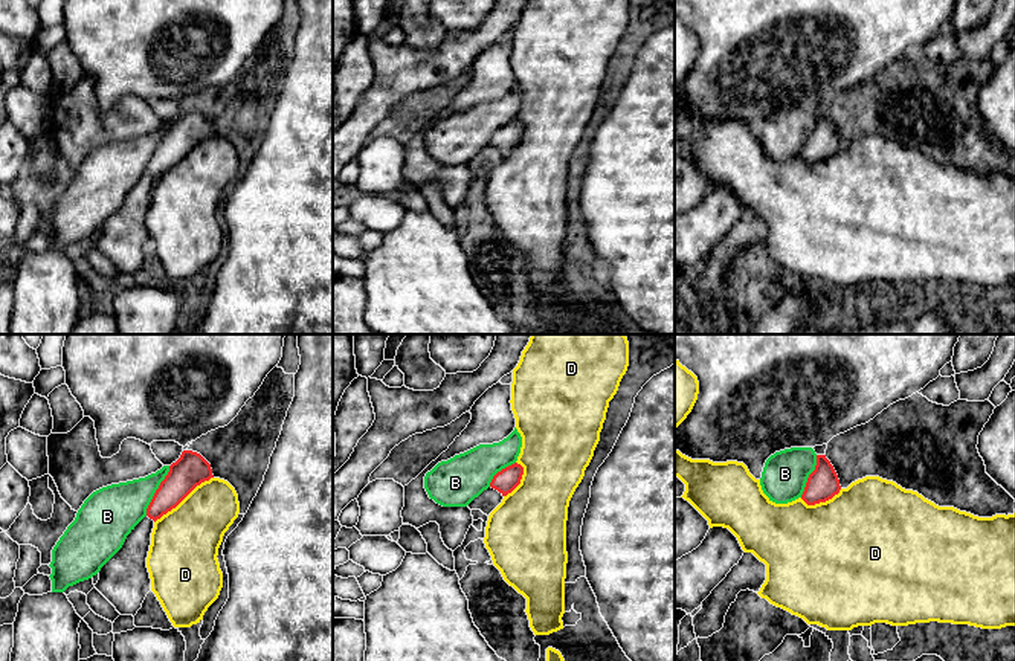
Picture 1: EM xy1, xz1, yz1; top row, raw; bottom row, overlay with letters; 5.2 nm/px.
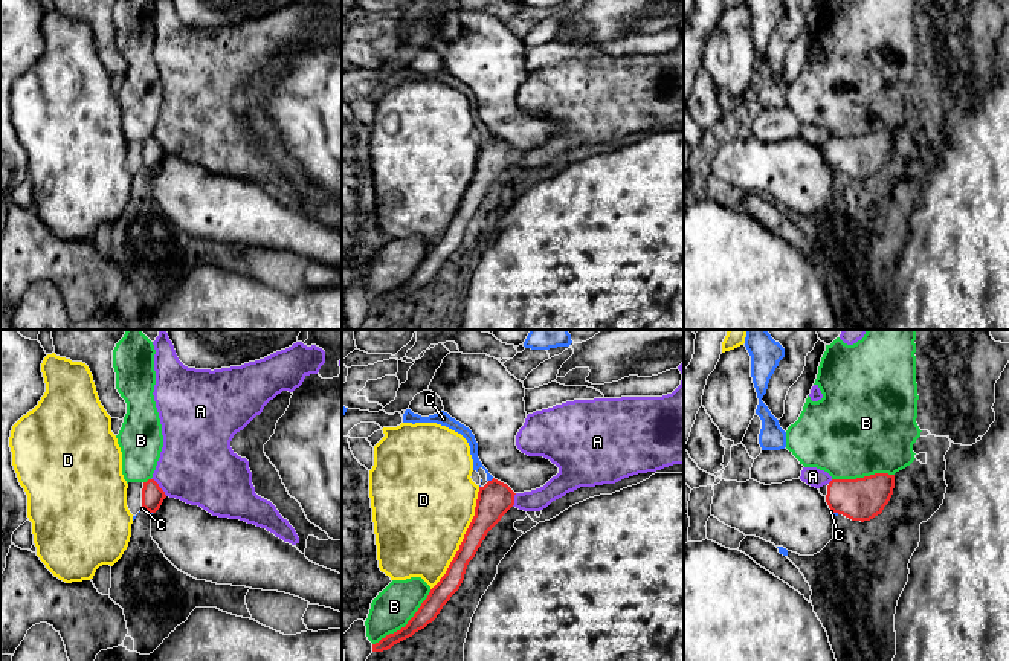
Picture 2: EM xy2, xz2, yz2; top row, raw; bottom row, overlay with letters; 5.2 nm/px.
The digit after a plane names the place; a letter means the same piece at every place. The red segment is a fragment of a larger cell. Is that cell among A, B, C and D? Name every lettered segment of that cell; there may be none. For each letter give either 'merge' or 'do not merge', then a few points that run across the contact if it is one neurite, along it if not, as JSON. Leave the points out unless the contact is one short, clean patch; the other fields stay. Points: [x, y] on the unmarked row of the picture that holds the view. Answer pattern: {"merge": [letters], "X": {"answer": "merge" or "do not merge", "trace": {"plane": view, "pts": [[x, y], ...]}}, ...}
{"merge": [], "A": {"answer": "do not merge", "trace": {"plane": "xy2", "pts": [[151, 136], [167, 153]]}}, "B": {"answer": "do not merge"}, "C": {"answer": "do not merge", "trace": {"plane": "xz2", "pts": [[493, 136], [489, 139]]}}, "D": {"answer": "do not merge"}}

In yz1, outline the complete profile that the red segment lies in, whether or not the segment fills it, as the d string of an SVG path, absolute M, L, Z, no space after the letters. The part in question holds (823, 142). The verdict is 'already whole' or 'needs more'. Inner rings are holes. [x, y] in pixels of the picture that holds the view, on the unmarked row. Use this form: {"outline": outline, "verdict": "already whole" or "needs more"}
{"outline": "M817 113L815 128L807 136L801 157L807 163L815 163L832 157L839 148L839 137L833 124L826 113Z", "verdict": "already whole"}

